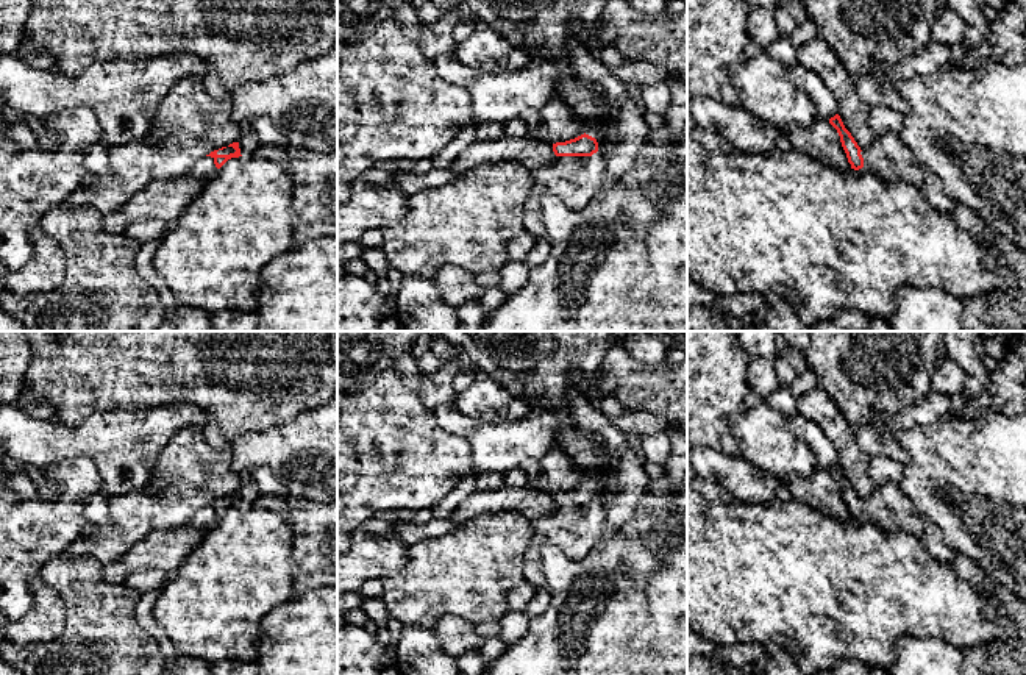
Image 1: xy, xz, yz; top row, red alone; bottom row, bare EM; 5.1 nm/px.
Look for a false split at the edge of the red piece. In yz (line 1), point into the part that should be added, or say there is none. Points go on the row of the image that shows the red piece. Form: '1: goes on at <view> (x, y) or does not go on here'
1: goes on at yz (887, 157)

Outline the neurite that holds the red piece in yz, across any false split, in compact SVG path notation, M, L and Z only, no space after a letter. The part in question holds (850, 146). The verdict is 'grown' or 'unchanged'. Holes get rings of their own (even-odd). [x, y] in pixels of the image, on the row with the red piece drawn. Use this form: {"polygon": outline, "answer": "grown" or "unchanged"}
{"polygon": "M839 114L831 117L829 123L840 136L851 169L864 169L887 181L895 178L906 180L923 194L931 206L942 214L953 216L956 203L946 195L943 186L935 181L932 173L914 161L900 134L881 133L875 136L870 147L862 150L845 128Z", "answer": "grown"}

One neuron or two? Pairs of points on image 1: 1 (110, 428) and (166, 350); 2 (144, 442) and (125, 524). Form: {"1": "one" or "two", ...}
{"1": "two", "2": "two"}

